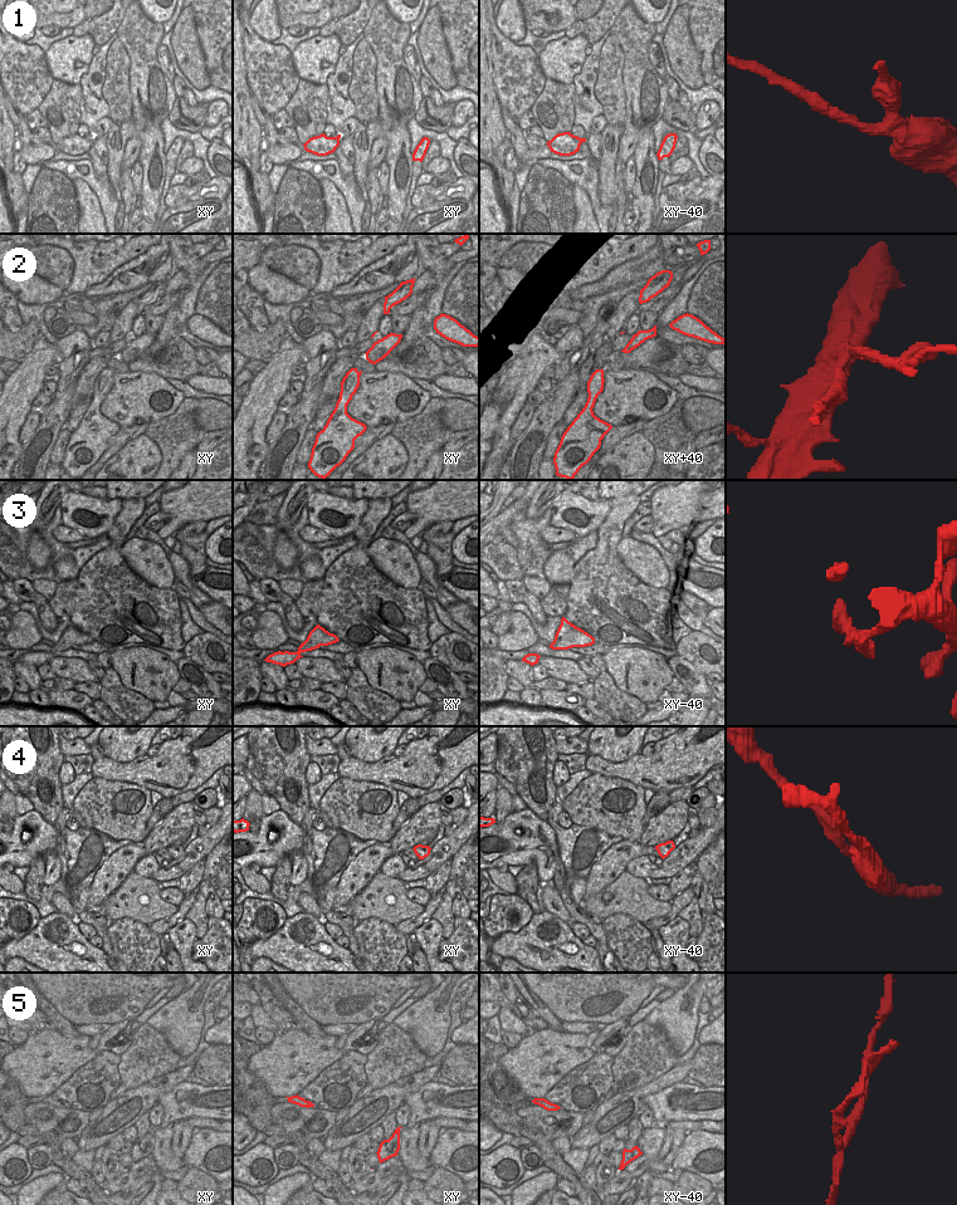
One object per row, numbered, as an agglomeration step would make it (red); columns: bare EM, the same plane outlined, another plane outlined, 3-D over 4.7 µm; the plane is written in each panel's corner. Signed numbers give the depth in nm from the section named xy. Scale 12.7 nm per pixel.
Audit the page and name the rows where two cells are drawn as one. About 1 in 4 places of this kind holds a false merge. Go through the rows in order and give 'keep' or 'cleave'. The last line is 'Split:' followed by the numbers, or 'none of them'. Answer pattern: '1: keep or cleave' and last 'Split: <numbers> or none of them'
1: keep
2: cleave
3: keep
4: keep
5: cleave
Split: 2, 5

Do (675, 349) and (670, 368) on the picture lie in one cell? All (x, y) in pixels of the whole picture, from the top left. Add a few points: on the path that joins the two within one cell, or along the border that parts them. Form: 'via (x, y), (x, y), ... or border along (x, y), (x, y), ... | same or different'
via (675, 354), (675, 363) | same

